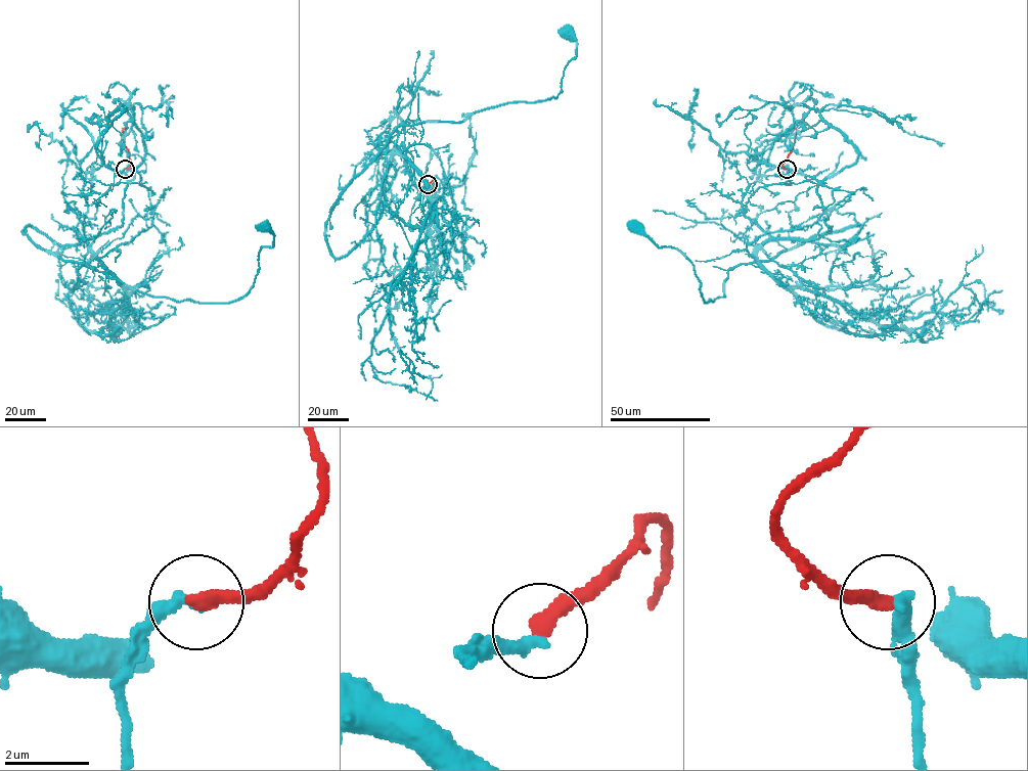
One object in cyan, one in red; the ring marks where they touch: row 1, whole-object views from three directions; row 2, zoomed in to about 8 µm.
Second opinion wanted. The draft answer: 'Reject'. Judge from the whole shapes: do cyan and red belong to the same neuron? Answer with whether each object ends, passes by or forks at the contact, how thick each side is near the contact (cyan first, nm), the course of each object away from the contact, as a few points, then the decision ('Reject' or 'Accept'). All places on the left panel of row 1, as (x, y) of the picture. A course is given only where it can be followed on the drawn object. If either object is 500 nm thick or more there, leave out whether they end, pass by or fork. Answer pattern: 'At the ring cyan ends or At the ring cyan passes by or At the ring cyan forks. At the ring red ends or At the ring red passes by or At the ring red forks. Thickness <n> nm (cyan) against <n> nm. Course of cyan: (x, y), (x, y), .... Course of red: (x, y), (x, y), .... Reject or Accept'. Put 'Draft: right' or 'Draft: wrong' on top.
Draft: wrong
At the ring cyan ends. At the ring red ends. Thickness 320 nm (cyan) against 400 nm. Course of cyan: (125, 169), (76, 244), (23, 232), (153, 297), (214, 303), (249, 290), (268, 228). Course of red: (125, 169), (131, 164), (129, 151), (123, 142), (123, 129), (126, 128). Accept

